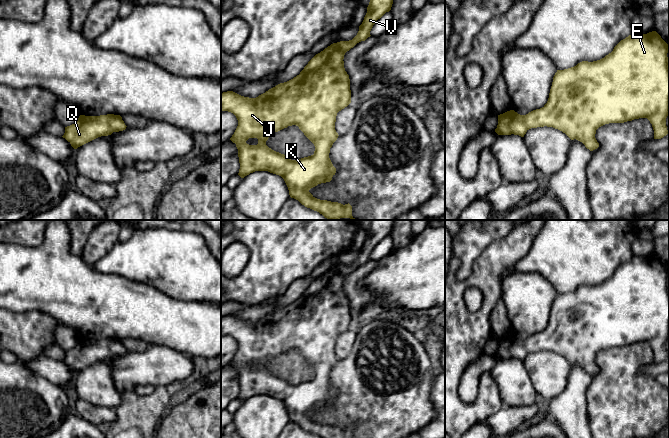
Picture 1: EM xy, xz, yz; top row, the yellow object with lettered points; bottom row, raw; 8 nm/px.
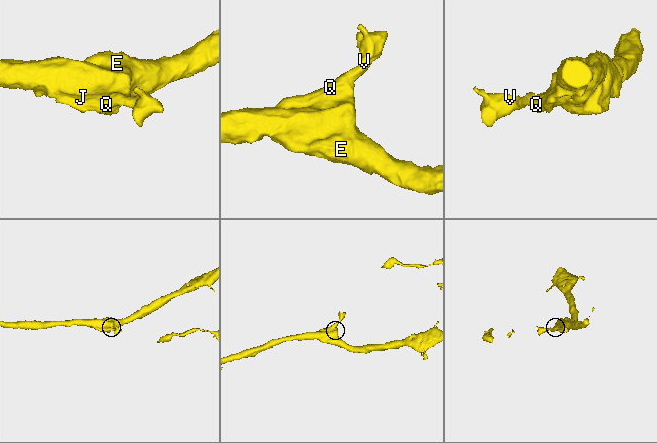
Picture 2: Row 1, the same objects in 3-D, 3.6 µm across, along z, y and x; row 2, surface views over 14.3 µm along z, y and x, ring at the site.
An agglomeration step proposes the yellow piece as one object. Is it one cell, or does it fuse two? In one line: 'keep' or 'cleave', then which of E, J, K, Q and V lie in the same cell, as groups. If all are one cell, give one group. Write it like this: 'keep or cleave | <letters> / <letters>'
keep | E J K Q V

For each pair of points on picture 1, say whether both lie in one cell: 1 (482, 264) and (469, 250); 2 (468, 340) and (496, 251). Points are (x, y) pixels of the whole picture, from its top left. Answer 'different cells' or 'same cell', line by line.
1: different cells
2: same cell

